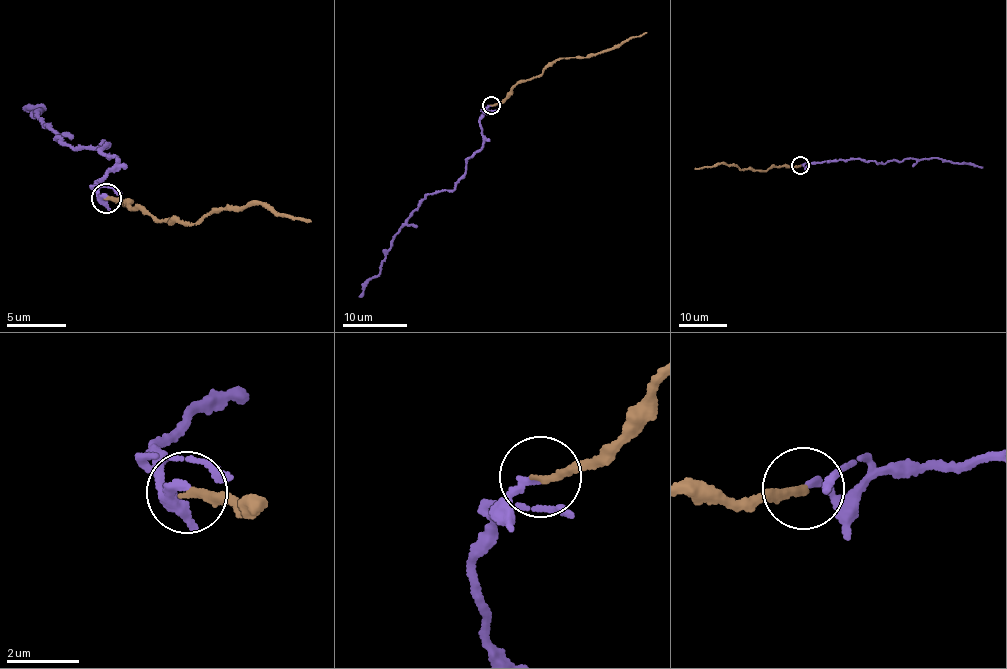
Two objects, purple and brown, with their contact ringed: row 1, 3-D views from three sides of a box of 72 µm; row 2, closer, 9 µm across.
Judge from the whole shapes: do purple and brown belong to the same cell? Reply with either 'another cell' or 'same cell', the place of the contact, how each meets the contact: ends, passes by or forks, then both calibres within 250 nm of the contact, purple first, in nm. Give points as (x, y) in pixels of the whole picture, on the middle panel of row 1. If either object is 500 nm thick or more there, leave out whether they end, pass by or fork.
another cell | (491, 105) | purple ends | brown ends | 240/220 nm

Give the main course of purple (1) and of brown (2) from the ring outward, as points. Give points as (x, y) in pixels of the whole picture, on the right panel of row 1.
1: (800, 166), (851, 158), (883, 164), (895, 160), (935, 158), (983, 167)
2: (800, 166), (774, 166), (763, 171), (740, 170), (738, 167), (722, 163), (695, 169)

